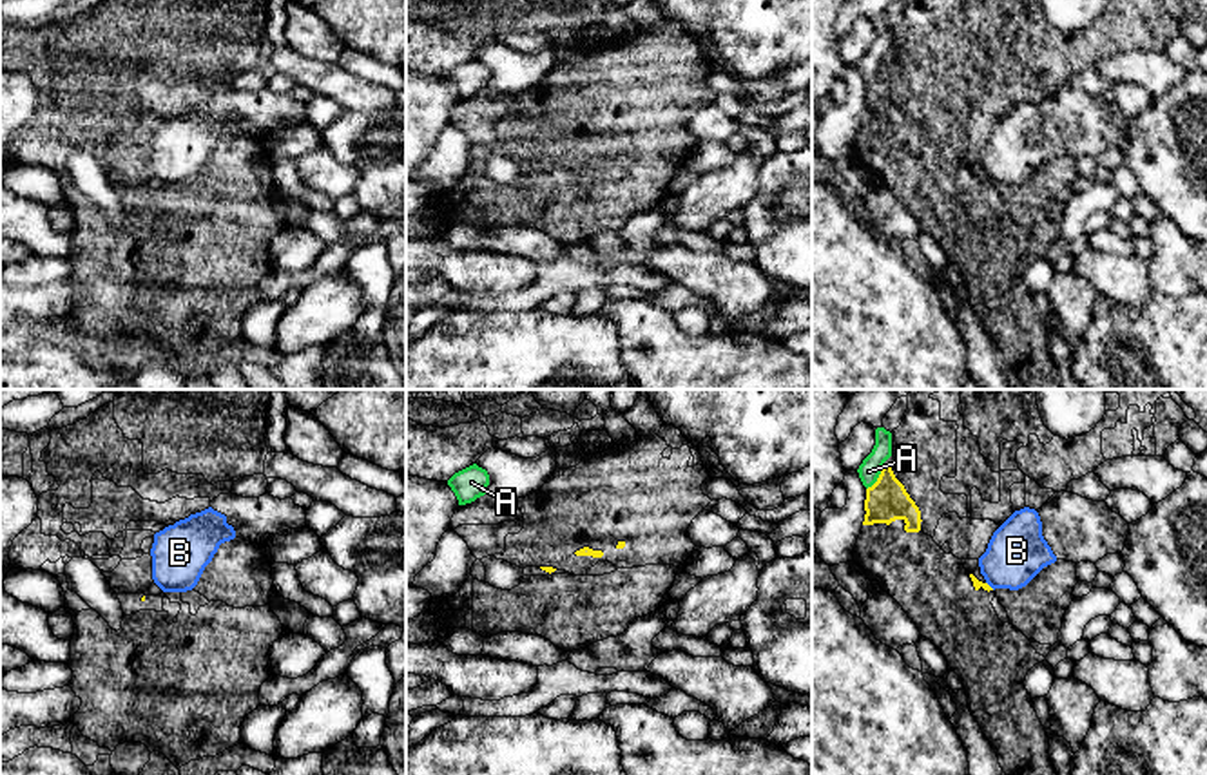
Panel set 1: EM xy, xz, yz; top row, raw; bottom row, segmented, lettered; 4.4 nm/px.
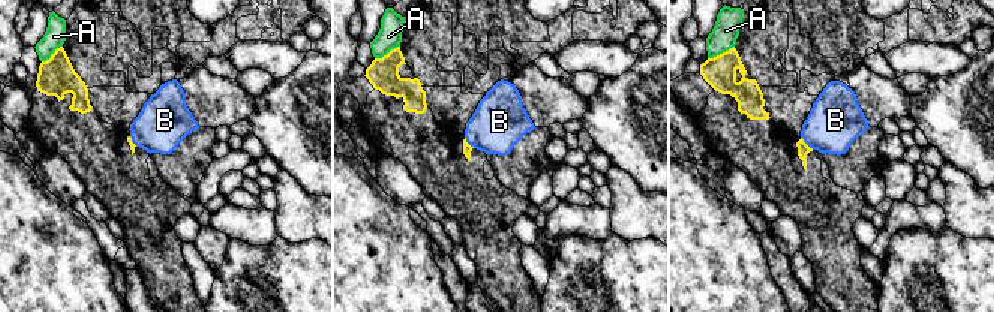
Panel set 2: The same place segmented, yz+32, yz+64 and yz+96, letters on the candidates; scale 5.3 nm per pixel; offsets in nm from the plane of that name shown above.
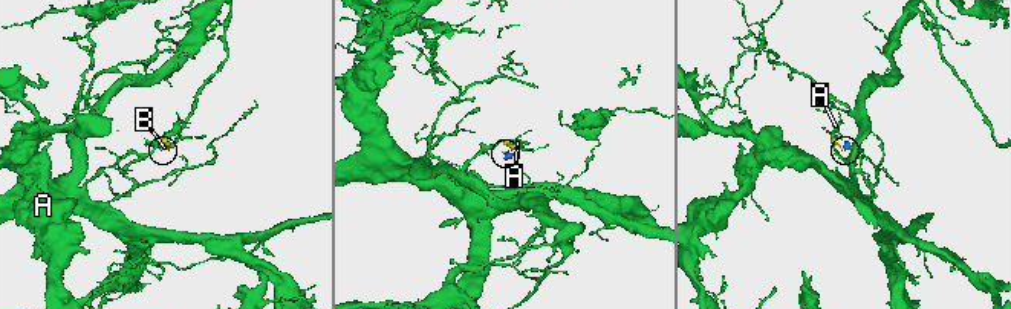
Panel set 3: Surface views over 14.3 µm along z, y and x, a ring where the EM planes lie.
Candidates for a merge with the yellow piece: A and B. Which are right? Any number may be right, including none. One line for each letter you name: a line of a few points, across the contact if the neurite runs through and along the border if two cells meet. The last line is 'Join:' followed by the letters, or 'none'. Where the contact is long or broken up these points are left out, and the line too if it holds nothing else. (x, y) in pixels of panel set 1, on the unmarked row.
Join: none

